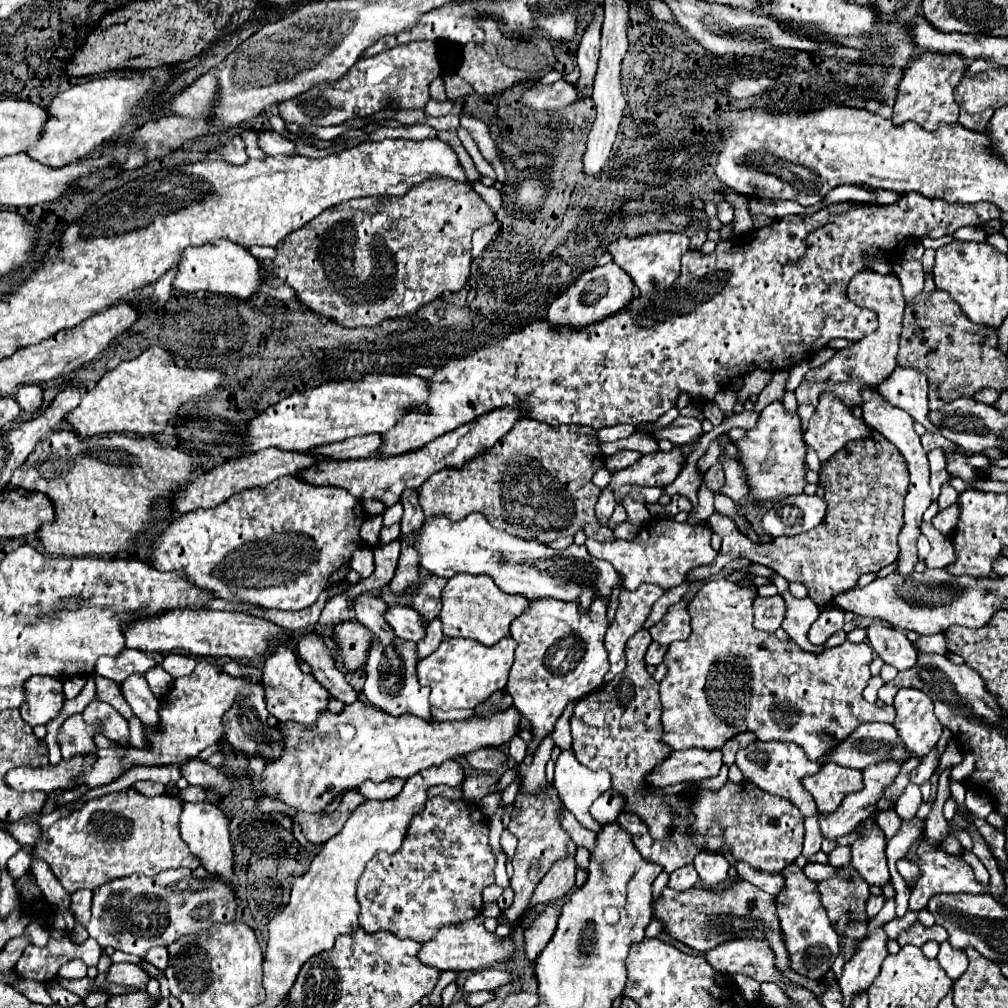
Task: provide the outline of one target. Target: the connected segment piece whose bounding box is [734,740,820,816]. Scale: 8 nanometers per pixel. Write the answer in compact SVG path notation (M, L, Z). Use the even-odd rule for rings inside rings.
M754 740L746 748L740 748L740 752L736 754L736 762L734 764L740 768L744 780L756 784L760 790L764 790L768 794L774 794L774 796L790 800L804 816L810 816L810 814L818 812L816 804L812 802L812 796L804 790L800 780L804 776L810 776L810 774L818 772L820 764L810 762L800 746L796 746L792 742L778 742L778 740L768 740L768 742Z

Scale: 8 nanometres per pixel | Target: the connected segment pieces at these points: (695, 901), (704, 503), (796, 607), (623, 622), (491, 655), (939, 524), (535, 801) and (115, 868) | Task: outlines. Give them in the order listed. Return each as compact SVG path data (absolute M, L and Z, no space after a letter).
M738 878L732 886L726 886L722 890L692 888L688 892L672 892L672 888L664 888L662 896L654 902L654 918L662 922L662 932L668 932L678 942L702 954L716 948L718 944L736 938L748 938L748 936L768 938L772 950L776 952L776 966L784 976L810 988L816 996L822 996L826 990L822 982L814 982L814 980L810 982L808 978L802 978L788 968L788 954L784 942L780 940L780 920L774 910L774 898L750 882Z
M706 482L700 484L698 488L698 508L688 514L688 522L690 524L702 524L704 520L708 520L714 512L714 498L712 498L712 490L706 486Z
M788 590L782 594L782 598L786 600L786 618L782 622L784 632L788 632L788 636L798 646L802 646L803 650L814 653L823 652L826 649L822 647L823 645L813 645L808 640L808 628L814 624L814 620L820 614L818 606L810 598L804 598L804 600L794 598Z
M640 586L636 592L626 592L622 588L620 592L620 606L614 624L606 632L606 652L608 652L608 662L610 662L610 672L606 674L604 682L610 682L618 672L622 672L624 666L624 646L626 640L636 634L646 616L650 614L650 606L656 598L660 598L664 590L660 586Z
M506 636L494 646L484 646L476 640L464 638L444 638L442 644L424 660L420 660L418 680L428 686L432 708L450 710L450 708L476 708L486 702L494 692L504 690L508 682L508 672L514 662L516 640Z
M956 502L956 504L952 504L950 508L940 510L940 512L934 516L932 524L934 524L934 528L940 530L942 534L950 534L950 532L956 528L956 524L958 524L958 514L960 514L960 506L958 506L958 502Z
M549 782L548 788L544 792L538 792L538 794L518 794L516 796L514 810L510 814L512 820L508 824L508 830L518 838L516 854L512 858L514 874L510 878L510 888L514 890L514 902L512 902L510 908L506 908L498 916L498 924L506 922L508 926L514 926L520 920L520 916L526 914L526 906L530 904L532 892L536 890L538 882L548 872L552 862L576 854L576 844L570 840L570 836L564 832L564 828L560 826L558 821L564 809L565 807L556 789Z
M126 788L120 792L112 792L112 794L88 800L80 810L74 810L72 814L54 822L48 830L42 832L40 840L32 846L32 852L36 858L44 860L50 866L52 874L70 894L74 894L80 888L94 890L94 888L100 888L100 884L106 884L108 880L124 878L136 872L144 876L152 876L168 868L192 868L194 870L200 866L200 860L192 856L190 848L180 838L180 830L178 830L180 812L182 812L182 804L170 794L146 798L138 794L134 788Z

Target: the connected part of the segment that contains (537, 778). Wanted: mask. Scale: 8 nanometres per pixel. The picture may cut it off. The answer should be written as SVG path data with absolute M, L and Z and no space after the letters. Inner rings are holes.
M546 738L540 744L540 748L536 750L536 756L534 756L530 766L518 764L518 776L522 776L522 790L524 792L536 792L536 790L542 790L546 786L544 768L546 768L546 762L550 760L552 746L554 746L554 740Z

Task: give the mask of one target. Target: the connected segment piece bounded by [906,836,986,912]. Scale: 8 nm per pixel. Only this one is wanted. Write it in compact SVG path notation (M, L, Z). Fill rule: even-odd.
M924 836L916 840L916 844L910 848L910 852L906 854L908 860L912 860L920 870L922 870L922 878L916 882L914 890L912 890L912 896L910 896L910 904L908 904L908 910L910 912L918 912L922 910L928 900L934 896L934 894L958 894L958 892L968 892L968 894L986 894L986 890L976 882L976 876L972 872L972 868L962 860L962 858L956 858L956 856L948 856L940 850L940 846L930 846Z

